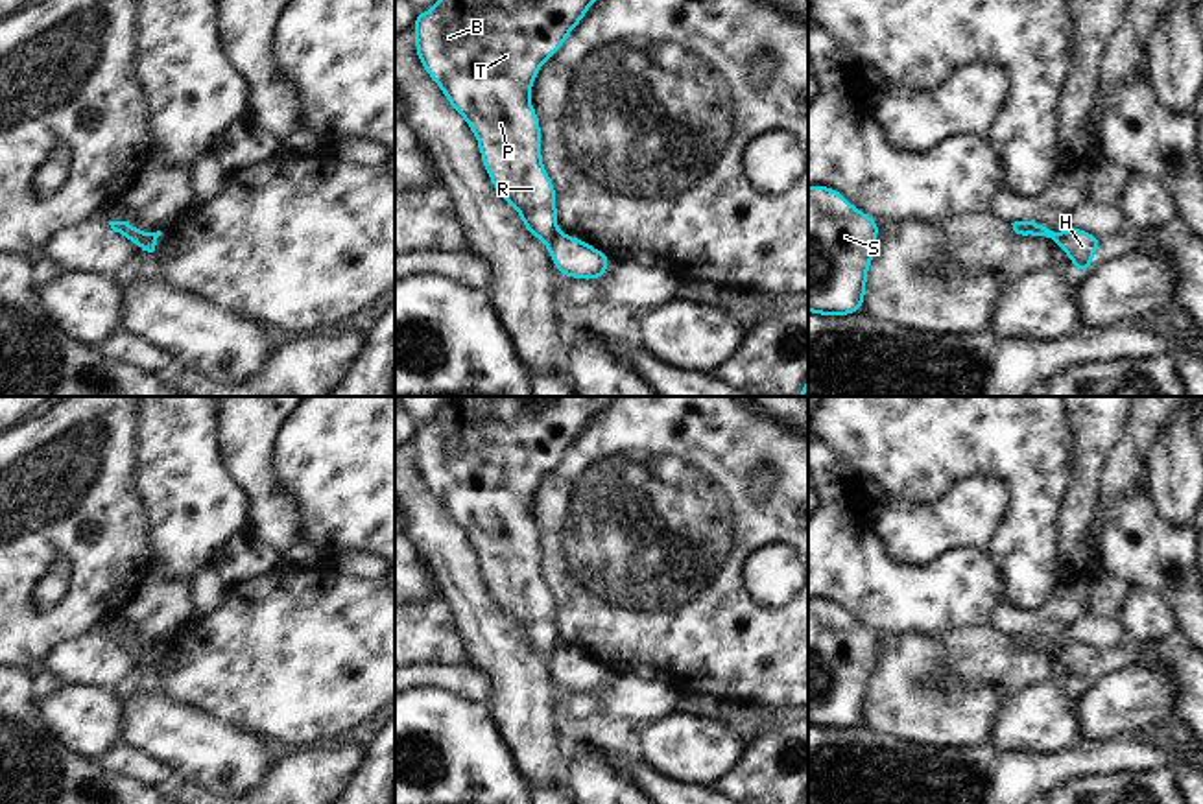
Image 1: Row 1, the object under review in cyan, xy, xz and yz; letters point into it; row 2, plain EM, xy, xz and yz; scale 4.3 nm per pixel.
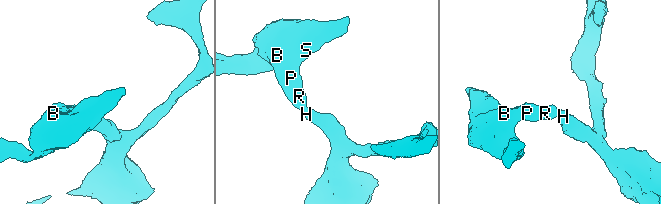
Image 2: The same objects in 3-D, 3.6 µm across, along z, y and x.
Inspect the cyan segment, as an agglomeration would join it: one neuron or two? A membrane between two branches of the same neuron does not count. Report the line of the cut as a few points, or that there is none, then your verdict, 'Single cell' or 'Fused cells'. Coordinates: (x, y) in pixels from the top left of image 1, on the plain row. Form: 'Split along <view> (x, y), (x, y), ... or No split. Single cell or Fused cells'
Split along xz (558, 646), (547, 657). Fused cells

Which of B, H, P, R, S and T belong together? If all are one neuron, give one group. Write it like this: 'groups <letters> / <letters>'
groups B P R S T / H

